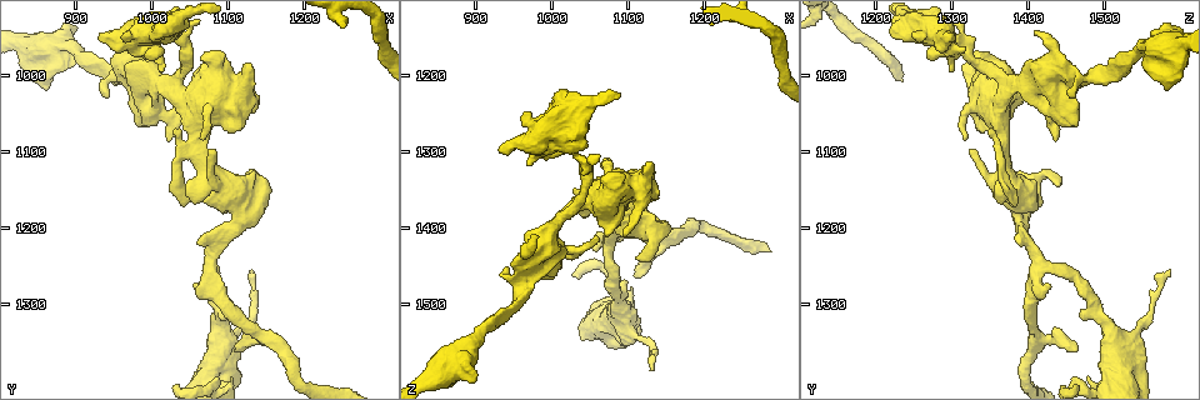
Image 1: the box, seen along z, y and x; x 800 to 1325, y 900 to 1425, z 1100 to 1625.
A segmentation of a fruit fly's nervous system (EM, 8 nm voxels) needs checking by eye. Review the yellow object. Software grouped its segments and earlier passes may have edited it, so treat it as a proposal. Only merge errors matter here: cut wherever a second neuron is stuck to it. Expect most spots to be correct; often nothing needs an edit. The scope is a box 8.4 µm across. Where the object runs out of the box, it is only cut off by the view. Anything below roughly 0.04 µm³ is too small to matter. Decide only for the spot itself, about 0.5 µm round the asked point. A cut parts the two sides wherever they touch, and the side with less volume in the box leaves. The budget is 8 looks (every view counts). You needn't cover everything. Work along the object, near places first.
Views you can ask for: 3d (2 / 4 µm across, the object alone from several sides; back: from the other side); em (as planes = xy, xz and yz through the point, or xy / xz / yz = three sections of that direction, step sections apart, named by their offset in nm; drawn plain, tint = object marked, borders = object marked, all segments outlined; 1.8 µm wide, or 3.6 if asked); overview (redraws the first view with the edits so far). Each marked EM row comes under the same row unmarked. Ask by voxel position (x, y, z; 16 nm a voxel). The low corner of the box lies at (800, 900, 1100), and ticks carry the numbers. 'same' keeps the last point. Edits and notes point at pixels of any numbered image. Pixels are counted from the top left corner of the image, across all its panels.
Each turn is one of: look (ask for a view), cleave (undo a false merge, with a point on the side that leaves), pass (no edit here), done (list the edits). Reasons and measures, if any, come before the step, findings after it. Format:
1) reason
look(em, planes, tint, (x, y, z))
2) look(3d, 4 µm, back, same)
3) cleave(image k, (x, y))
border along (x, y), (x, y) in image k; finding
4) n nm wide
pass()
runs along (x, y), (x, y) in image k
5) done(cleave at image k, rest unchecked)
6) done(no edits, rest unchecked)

a fork
look(em, 3.6 µm, yz, step 8, tint, (870, 960, 1575))

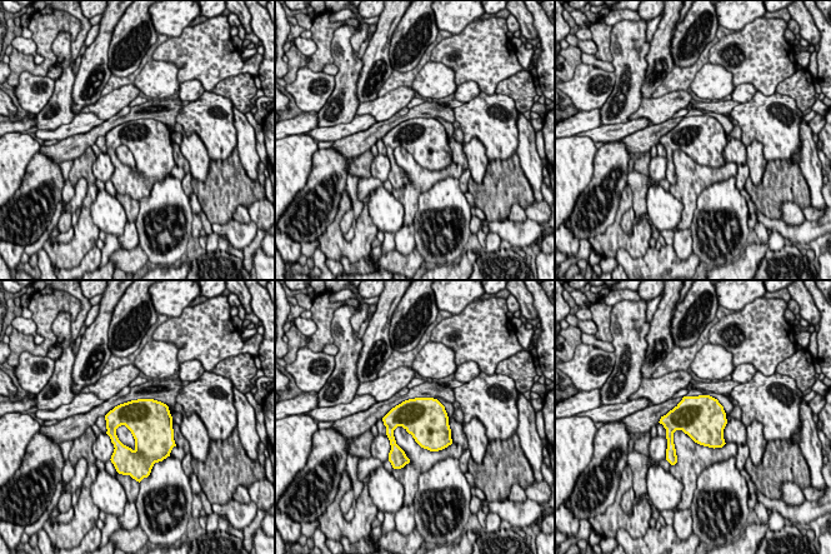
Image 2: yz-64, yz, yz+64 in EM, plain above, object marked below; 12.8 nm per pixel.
cut it another way
look(em, 3.6 µm, planes, tint, same)

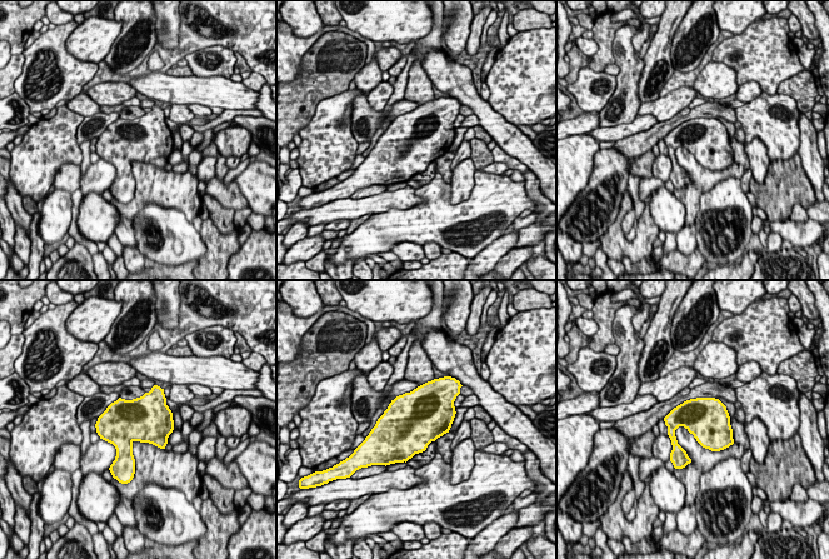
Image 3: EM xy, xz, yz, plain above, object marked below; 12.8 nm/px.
pass()
all the same neuron

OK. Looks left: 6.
touches itself
look(em, 3.6 µm, xy, step 16, tint, (1080, 980, 1365))

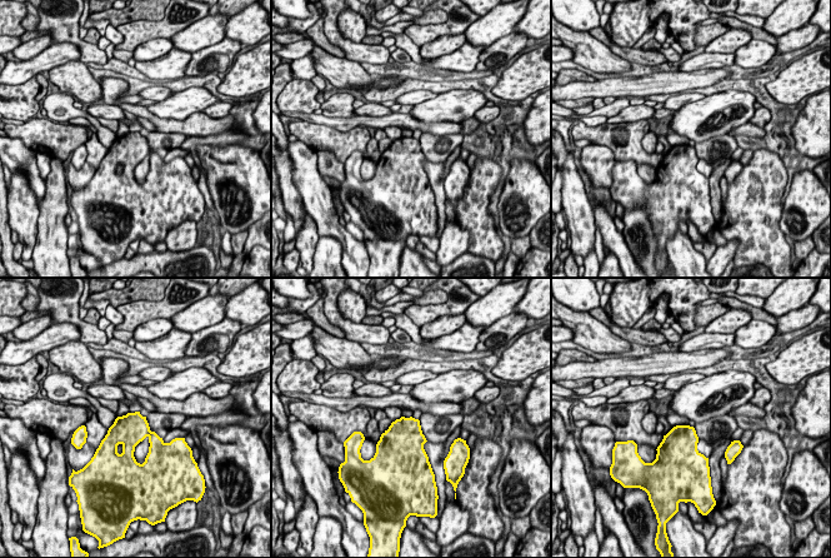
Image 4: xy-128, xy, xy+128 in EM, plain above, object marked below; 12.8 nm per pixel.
look(em, 3.6 µm, yz, step 8, tint, same)

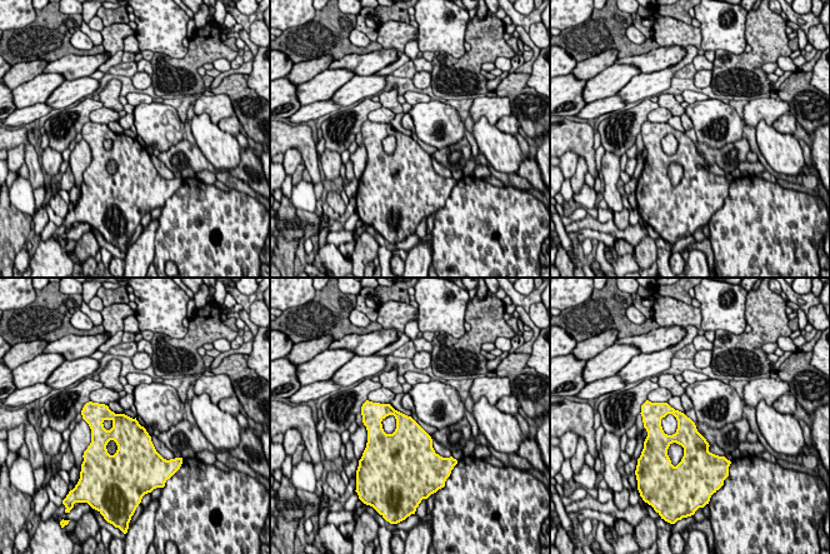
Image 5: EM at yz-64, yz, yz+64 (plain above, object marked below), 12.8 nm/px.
pass()
runs along (658, 405), (673, 410), (704, 450) in image 5; continuous, no second neuron

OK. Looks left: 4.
calibre changes
look(em, 3.6 µm, xy, step 4, tint, (960, 945, 1290))

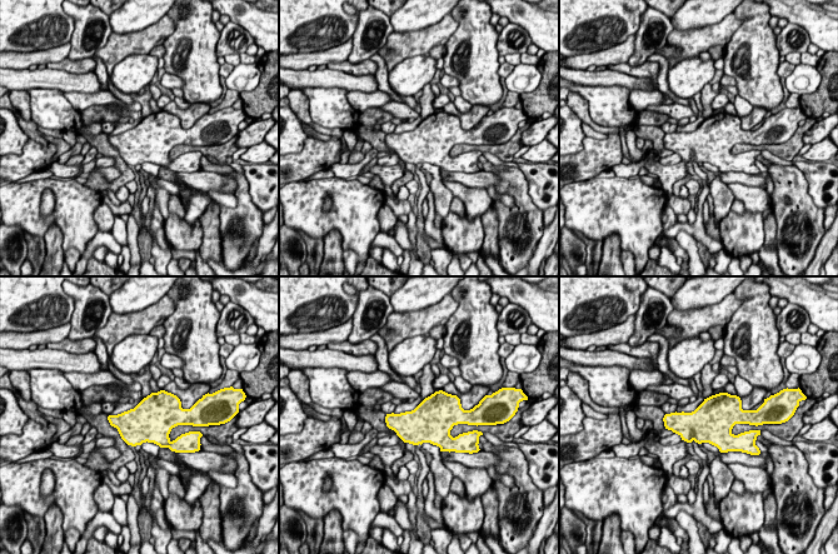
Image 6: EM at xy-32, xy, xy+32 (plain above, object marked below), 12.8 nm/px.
look(em, 3.6 µm, yz, step 4, tint, same)

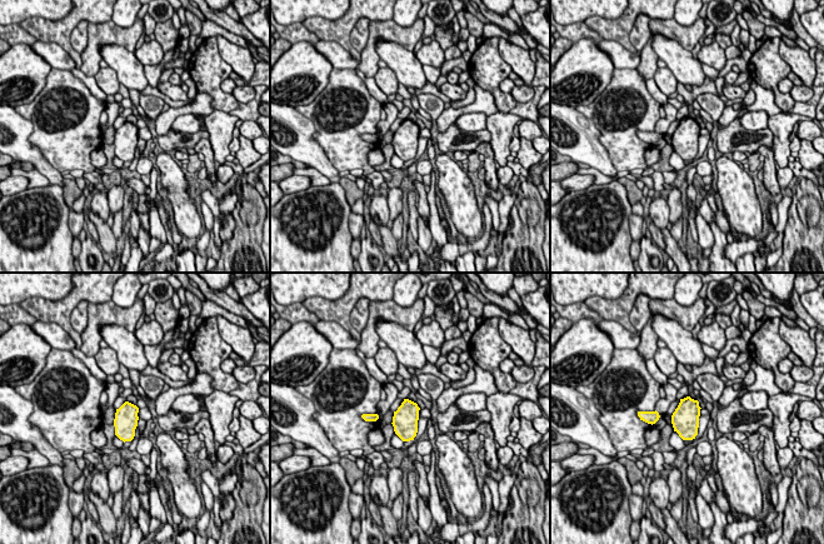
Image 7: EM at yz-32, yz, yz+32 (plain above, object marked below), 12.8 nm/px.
pass()
all the same neuron

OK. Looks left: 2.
done(no edits, rest unchecked)

